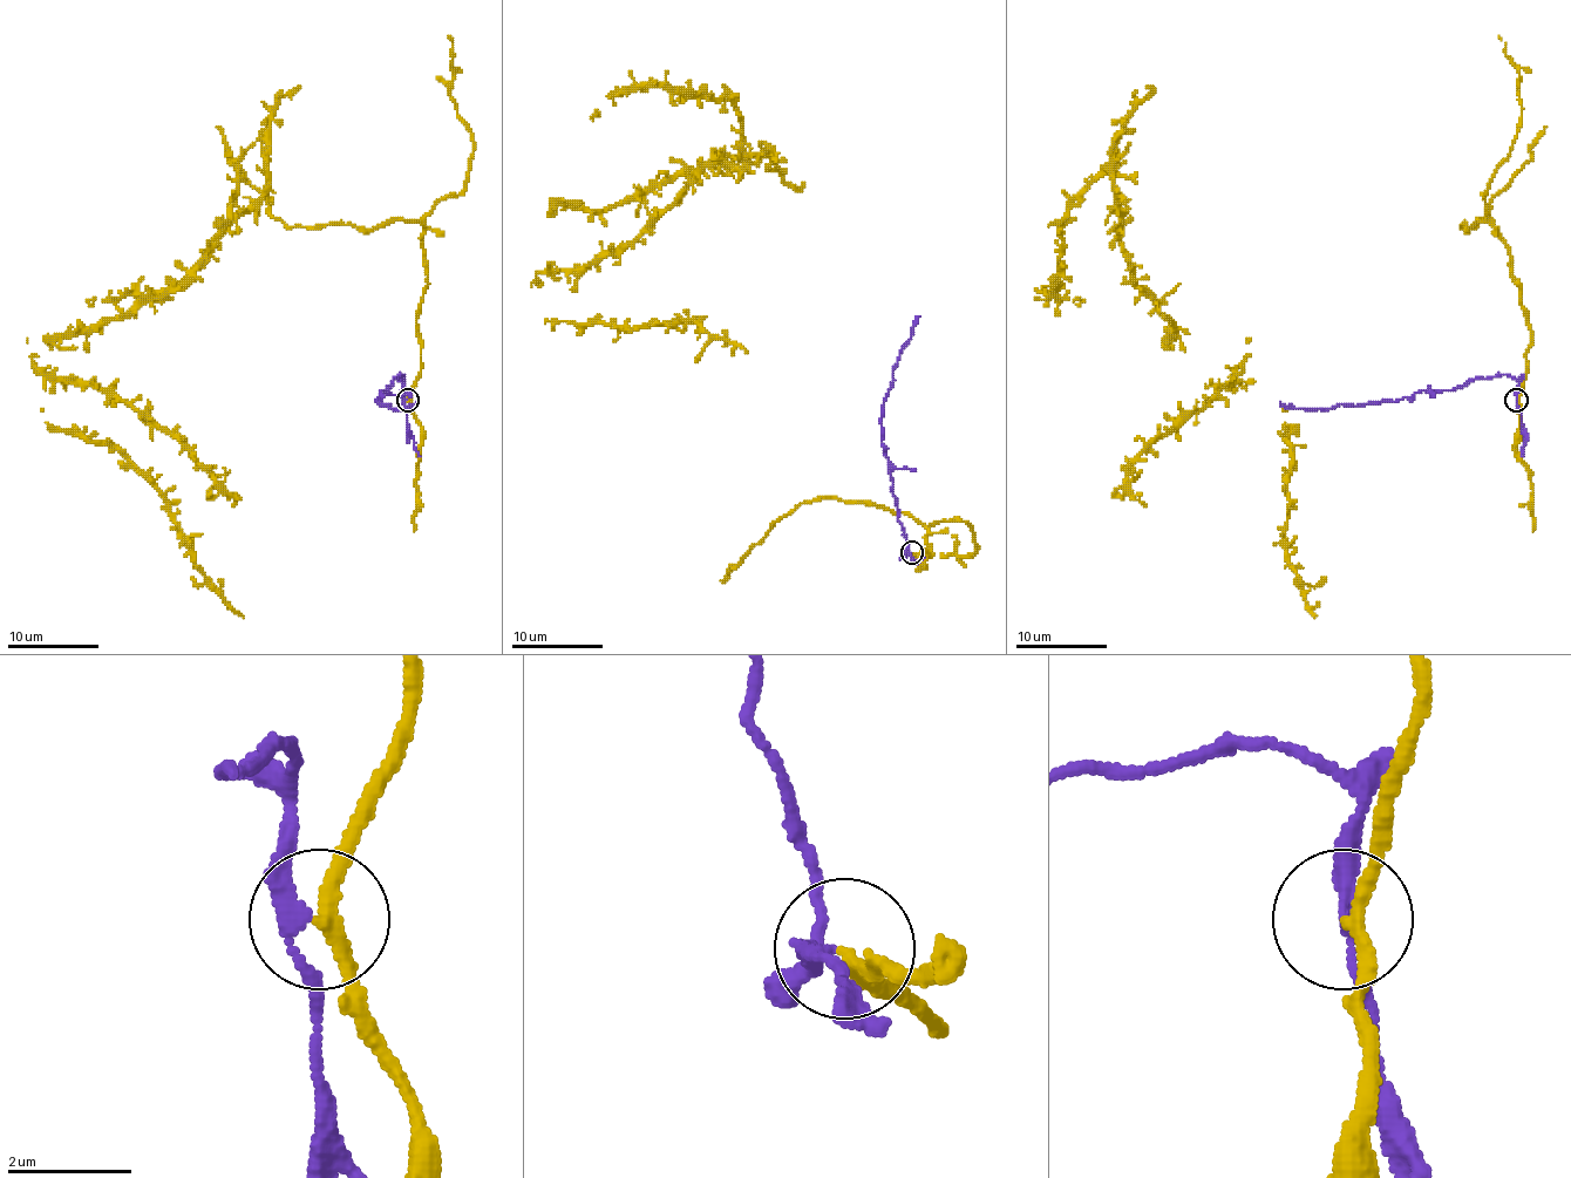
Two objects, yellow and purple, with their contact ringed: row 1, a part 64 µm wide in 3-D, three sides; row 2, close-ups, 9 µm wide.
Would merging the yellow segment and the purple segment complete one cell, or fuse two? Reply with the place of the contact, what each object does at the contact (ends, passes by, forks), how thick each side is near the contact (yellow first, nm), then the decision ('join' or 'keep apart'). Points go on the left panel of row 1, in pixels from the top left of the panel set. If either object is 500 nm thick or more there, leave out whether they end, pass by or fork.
place (407, 400); yellow passes by; purple passes by; calibres 220 and 220 nm; keep apart

